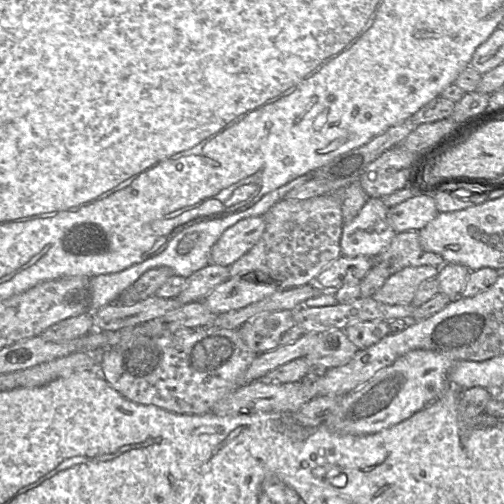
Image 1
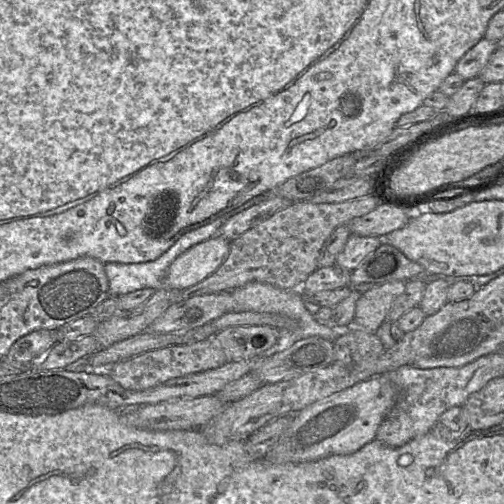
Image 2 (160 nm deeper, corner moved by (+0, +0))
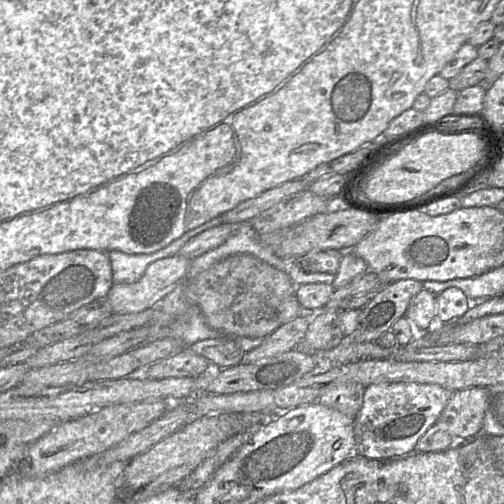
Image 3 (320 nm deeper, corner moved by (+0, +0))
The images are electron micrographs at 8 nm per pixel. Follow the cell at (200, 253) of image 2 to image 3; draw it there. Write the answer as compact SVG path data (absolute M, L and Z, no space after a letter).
M180 254L165 257L151 263L142 277L134 283L115 283L106 299L114 314L136 313L153 307L186 277L191 259Z

